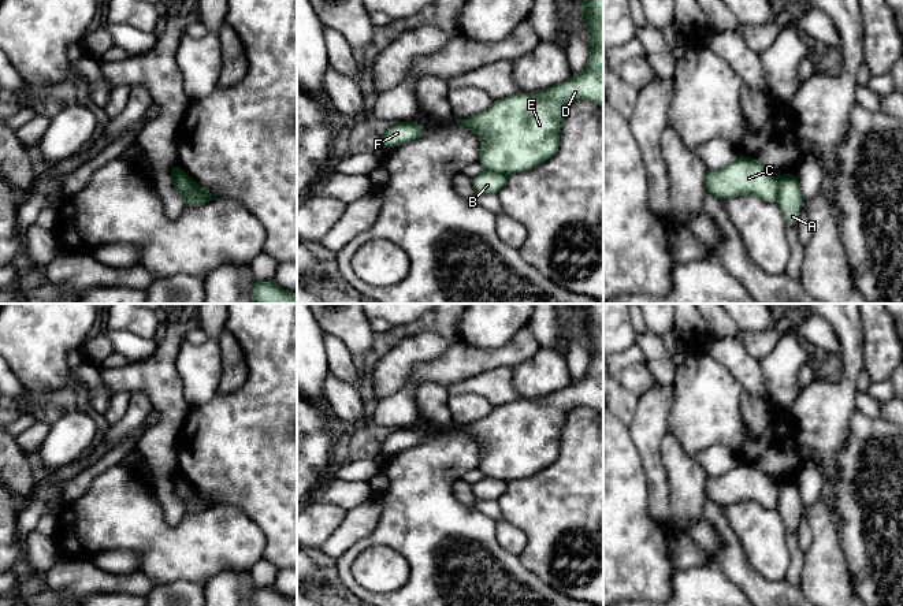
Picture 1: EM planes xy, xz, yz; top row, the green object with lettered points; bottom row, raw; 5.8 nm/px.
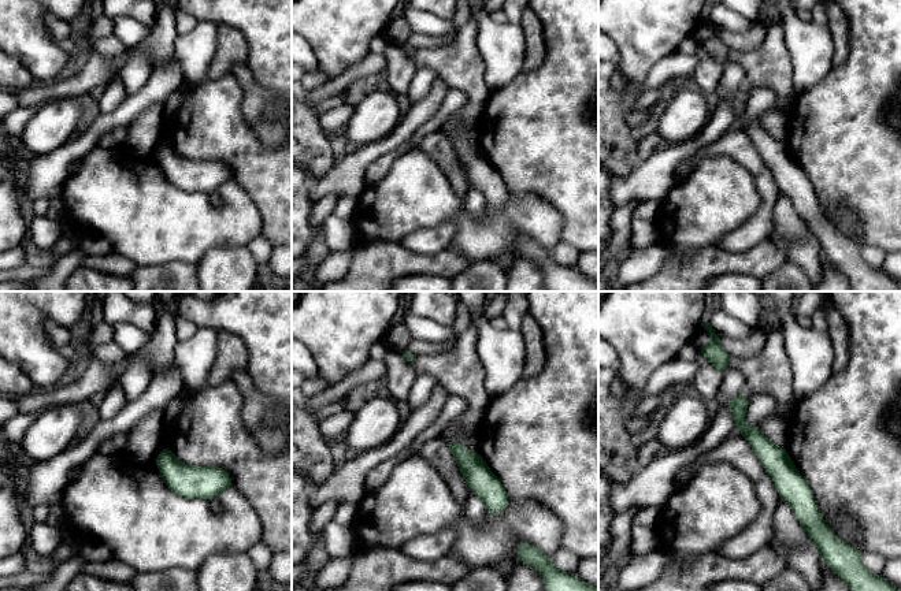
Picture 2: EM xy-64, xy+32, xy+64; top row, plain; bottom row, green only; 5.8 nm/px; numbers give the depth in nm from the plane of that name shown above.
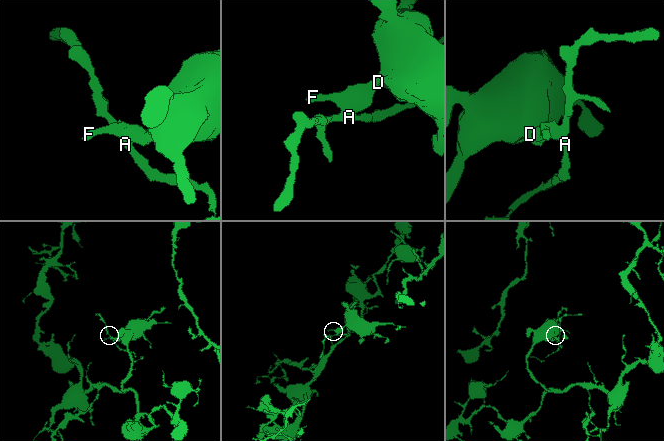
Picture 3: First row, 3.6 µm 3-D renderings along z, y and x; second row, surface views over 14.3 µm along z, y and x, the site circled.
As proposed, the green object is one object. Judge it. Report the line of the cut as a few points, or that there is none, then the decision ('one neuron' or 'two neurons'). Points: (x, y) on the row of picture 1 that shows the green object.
cut xy (188, 178), (188, 188), (203, 203); two neurons

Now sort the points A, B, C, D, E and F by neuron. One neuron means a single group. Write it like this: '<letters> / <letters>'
A B / C D E F

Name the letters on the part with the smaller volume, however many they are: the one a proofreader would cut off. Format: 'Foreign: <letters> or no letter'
Foreign: A, B

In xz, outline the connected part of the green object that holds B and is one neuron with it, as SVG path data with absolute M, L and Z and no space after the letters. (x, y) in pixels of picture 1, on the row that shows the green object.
M486 171L472 178L472 185L476 194L498 194L506 183L505 174Z

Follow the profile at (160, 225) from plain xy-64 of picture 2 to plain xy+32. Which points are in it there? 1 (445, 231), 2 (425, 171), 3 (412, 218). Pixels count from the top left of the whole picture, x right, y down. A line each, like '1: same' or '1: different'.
1: different
2: same
3: same

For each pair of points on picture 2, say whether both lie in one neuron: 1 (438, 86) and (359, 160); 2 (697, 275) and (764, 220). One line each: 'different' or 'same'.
1: same
2: different

